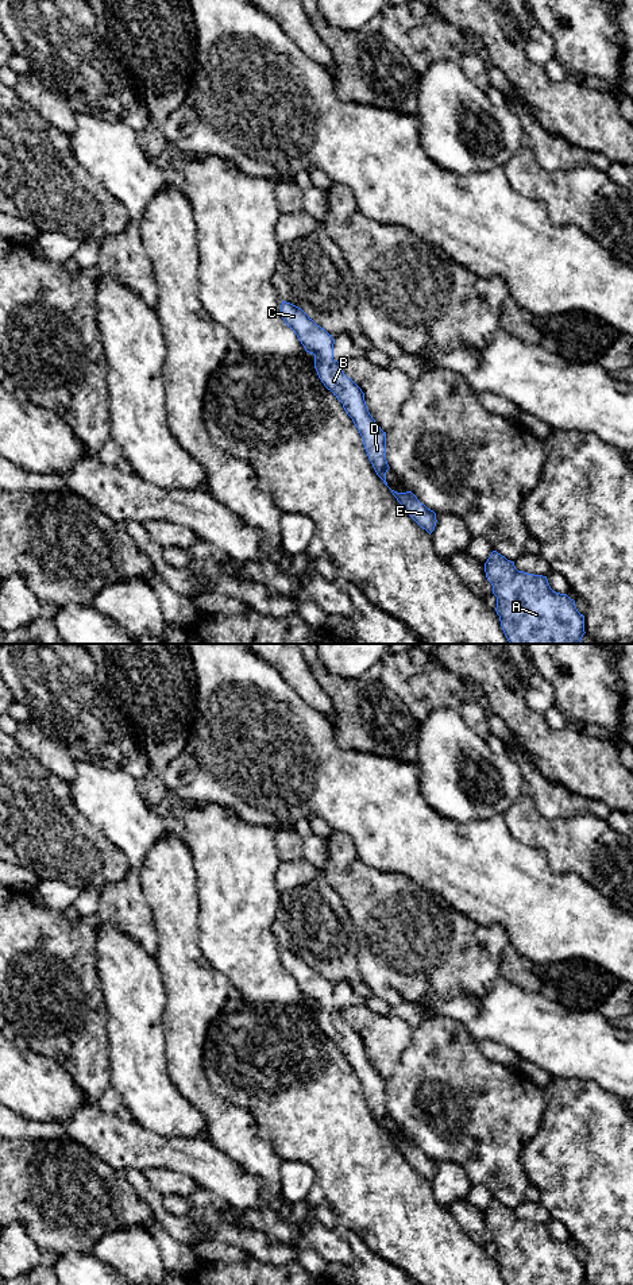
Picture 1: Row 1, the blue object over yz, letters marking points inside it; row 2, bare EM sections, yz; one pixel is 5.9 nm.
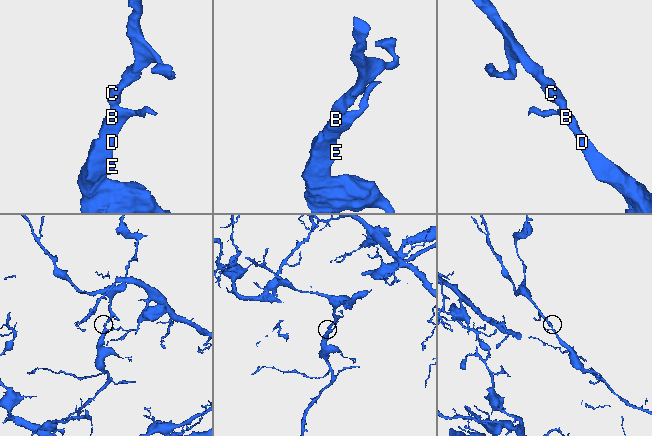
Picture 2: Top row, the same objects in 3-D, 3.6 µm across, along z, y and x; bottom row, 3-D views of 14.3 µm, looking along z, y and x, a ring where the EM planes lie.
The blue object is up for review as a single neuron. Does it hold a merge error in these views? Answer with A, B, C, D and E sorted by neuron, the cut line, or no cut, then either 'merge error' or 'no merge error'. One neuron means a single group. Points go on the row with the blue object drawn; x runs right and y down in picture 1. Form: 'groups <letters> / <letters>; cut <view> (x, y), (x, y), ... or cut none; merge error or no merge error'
groups A B C D E; cut none; no merge error

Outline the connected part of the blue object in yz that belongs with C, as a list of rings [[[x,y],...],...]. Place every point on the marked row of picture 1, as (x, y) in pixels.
[[[282,301],[281,315],[305,351],[314,355],[314,368],[319,378],[343,404],[363,439],[364,449],[377,475],[387,486],[386,472],[390,467],[386,460],[386,432],[370,414],[362,389],[344,374],[340,362],[333,359],[335,339],[301,308],[290,302]]]

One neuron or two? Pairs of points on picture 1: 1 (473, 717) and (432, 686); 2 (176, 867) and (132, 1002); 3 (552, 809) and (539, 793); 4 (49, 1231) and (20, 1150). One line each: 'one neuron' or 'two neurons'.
1: one neuron
2: two neurons
3: one neuron
4: one neuron

